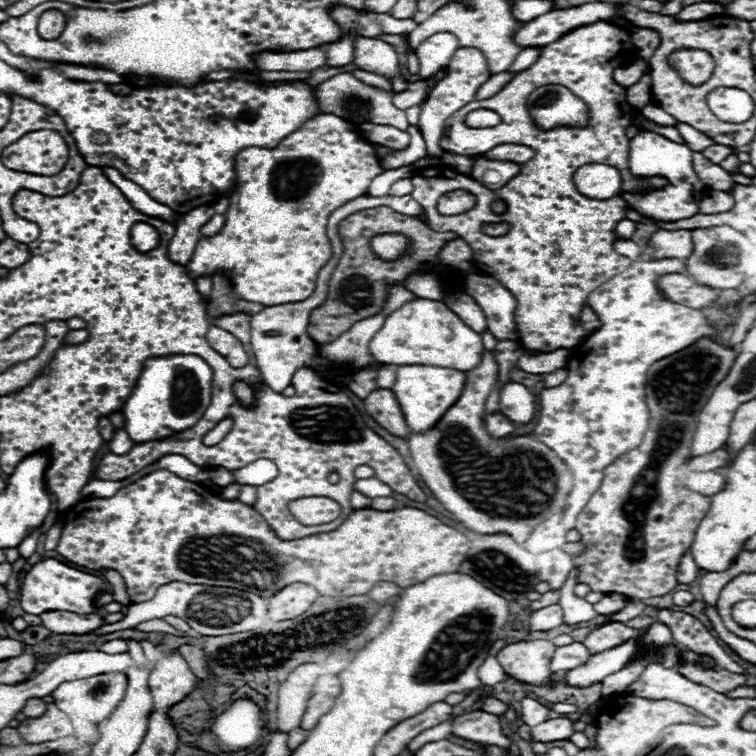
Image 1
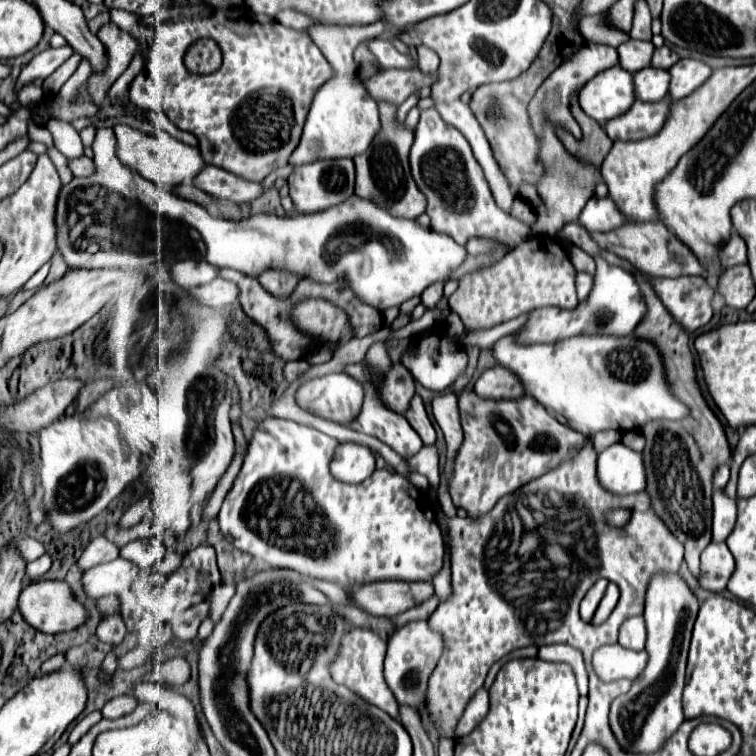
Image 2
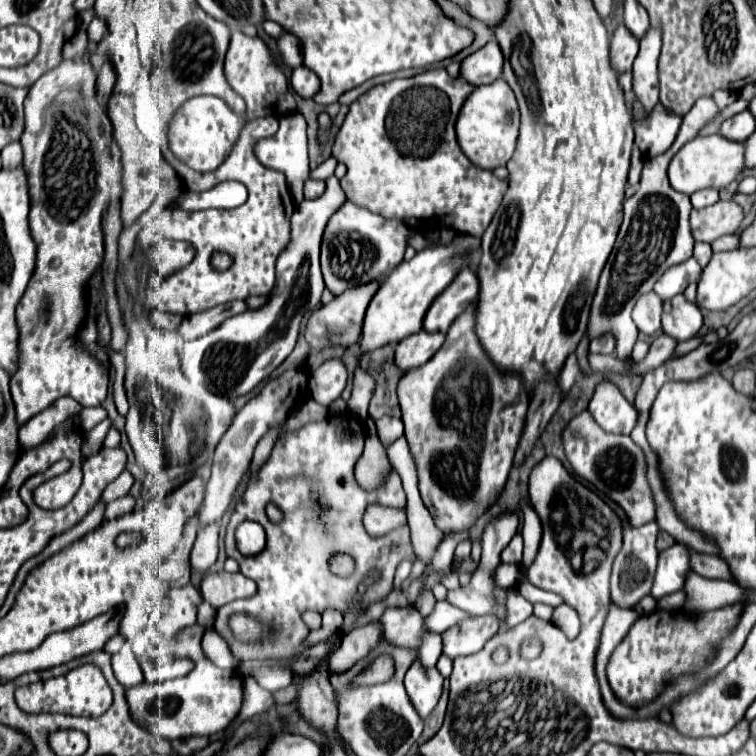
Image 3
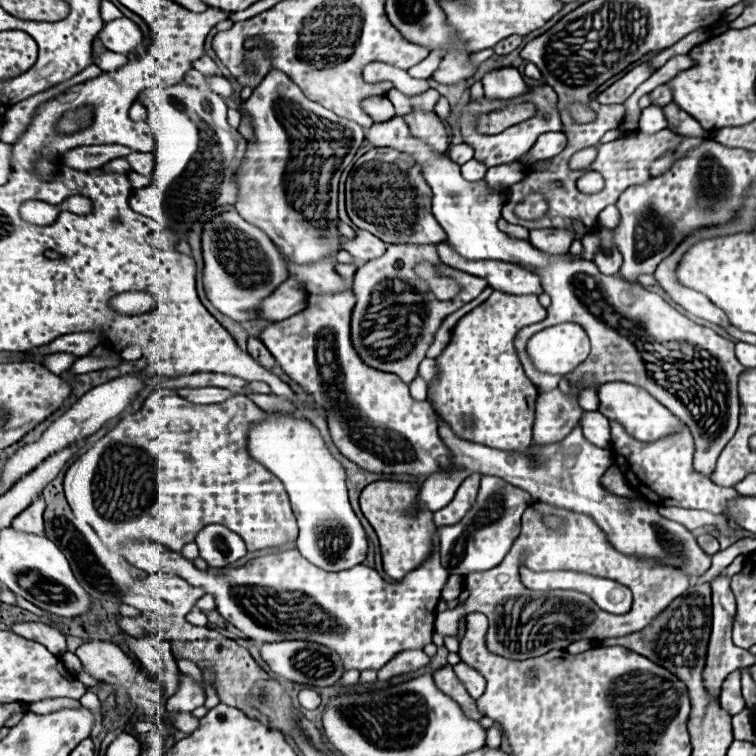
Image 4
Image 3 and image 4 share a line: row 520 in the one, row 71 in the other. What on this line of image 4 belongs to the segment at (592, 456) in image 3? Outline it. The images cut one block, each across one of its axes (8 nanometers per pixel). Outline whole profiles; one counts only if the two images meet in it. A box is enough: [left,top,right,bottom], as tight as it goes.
[596,64,652,104]

